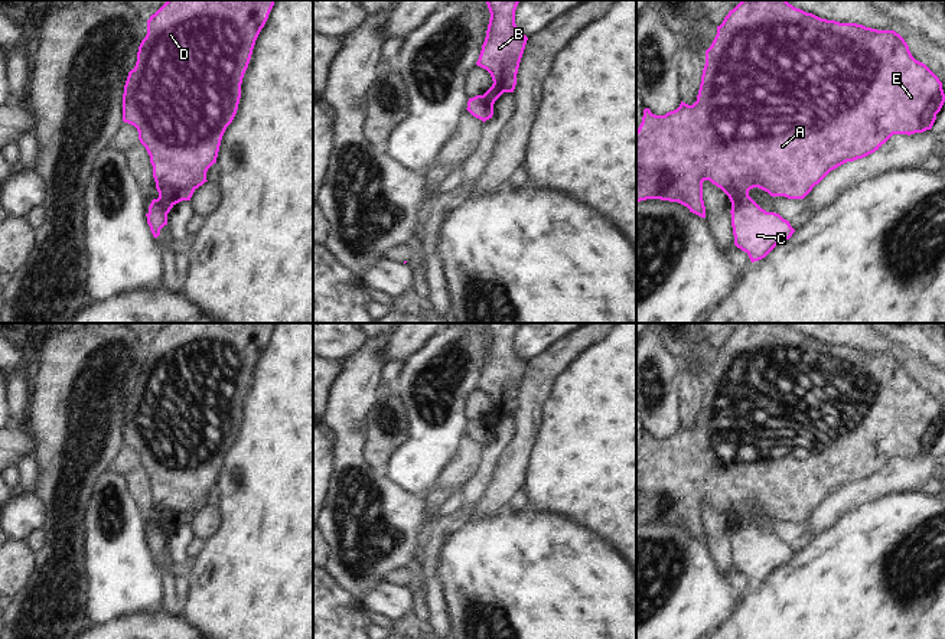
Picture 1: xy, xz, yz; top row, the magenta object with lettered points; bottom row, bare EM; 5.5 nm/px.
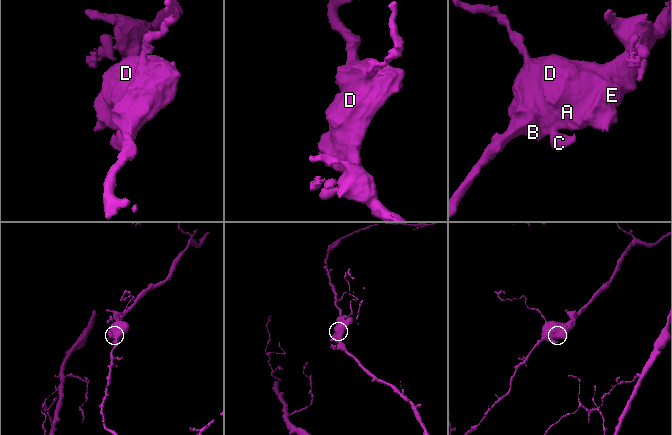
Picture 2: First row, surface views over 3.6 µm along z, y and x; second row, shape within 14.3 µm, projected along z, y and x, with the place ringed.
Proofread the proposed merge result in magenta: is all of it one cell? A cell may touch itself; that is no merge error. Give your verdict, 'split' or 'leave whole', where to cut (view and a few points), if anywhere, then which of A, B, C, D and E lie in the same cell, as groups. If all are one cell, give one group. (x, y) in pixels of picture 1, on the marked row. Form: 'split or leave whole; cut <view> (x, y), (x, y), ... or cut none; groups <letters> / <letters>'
split; cut xz (482, 95), (492, 113); groups A B D E / C

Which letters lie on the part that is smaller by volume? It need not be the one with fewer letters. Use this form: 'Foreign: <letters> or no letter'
Foreign: C

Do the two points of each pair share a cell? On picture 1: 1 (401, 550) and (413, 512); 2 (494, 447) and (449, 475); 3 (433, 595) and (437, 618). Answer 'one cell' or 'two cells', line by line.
1: one cell
2: two cells
3: one cell

